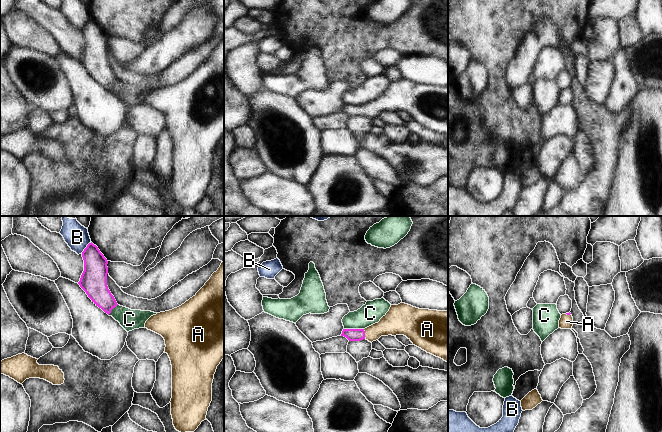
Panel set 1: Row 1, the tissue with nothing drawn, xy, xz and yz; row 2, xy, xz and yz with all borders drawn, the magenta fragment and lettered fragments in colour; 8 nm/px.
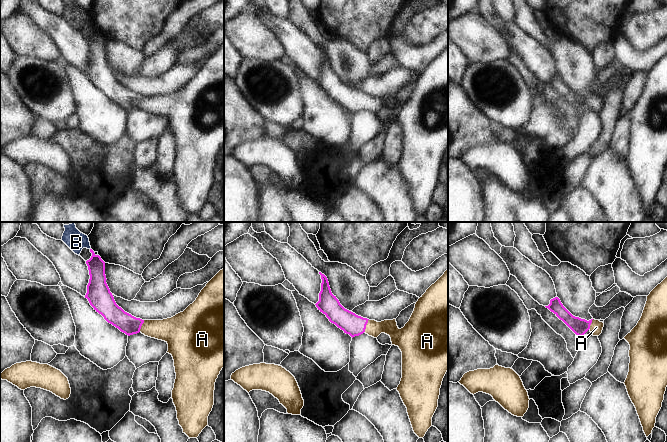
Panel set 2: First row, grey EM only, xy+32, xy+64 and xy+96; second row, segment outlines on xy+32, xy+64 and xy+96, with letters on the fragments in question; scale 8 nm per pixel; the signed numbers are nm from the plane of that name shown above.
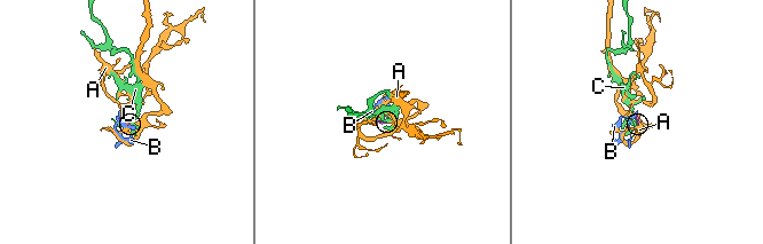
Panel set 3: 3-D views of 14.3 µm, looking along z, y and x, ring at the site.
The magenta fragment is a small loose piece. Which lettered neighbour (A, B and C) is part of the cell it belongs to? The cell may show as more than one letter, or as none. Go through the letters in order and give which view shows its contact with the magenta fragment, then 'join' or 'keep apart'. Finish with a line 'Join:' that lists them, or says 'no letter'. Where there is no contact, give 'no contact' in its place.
A: xz | join
B: xy | keep apart
C: xz | keep apart
Join: A

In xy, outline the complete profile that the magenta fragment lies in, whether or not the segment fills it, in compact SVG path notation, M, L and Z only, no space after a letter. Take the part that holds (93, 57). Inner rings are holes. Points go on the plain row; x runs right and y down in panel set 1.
M92 18L82 28L84 47L78 60L92 78L108 91L118 80L107 62L108 37Z

